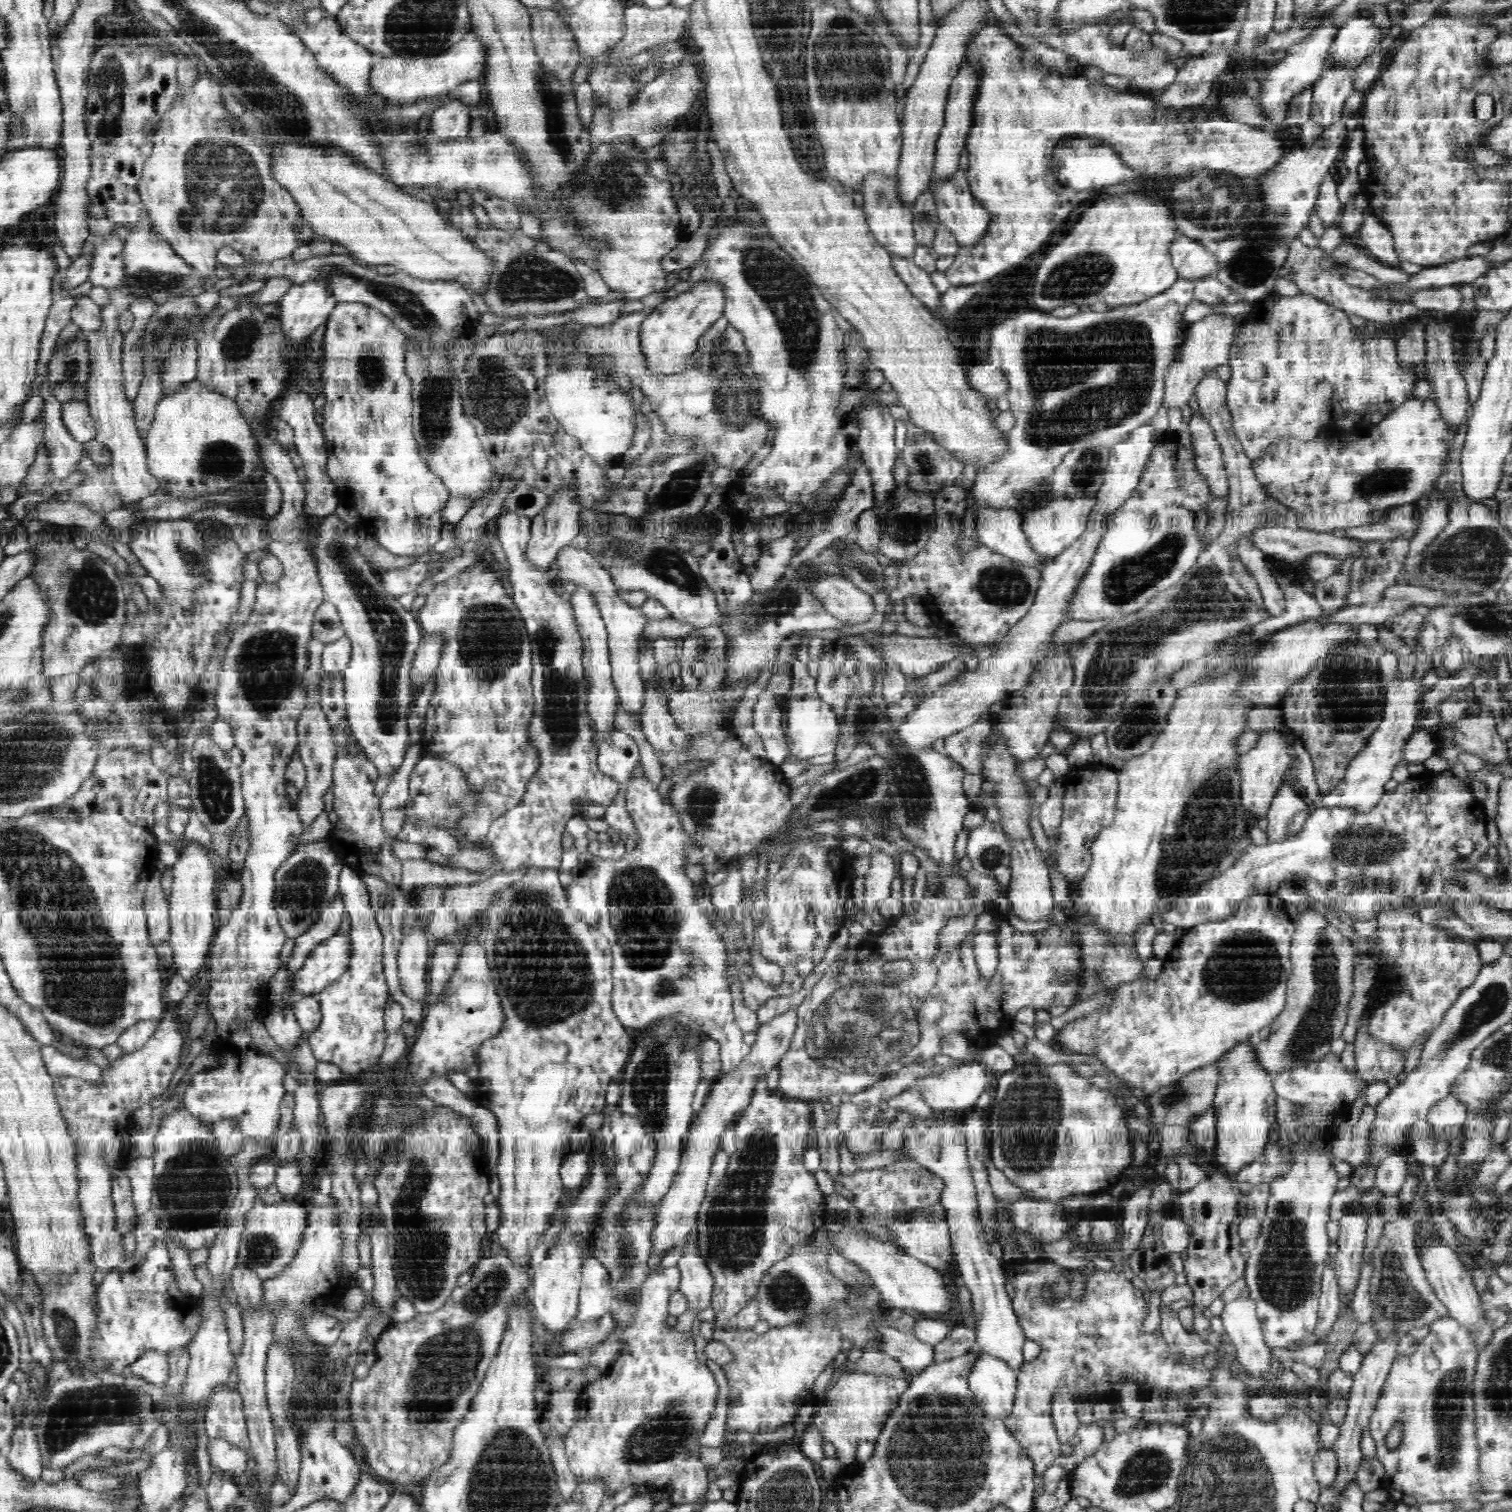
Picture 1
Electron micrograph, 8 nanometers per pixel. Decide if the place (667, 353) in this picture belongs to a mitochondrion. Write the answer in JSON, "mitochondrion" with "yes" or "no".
{"mitochondrion":"no"}

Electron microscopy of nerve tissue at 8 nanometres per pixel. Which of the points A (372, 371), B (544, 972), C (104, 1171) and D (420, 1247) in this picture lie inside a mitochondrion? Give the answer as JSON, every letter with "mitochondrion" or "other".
{"A":"mitochondrion","B":"mitochondrion","C":"other","D":"mitochondrion"}

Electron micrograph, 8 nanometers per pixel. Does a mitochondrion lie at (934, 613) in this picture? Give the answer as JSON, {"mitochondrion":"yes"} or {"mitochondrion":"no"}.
{"mitochondrion":"no"}

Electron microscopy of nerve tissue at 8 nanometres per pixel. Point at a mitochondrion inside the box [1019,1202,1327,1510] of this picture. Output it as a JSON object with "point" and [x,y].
{"point":[1147,1470]}

